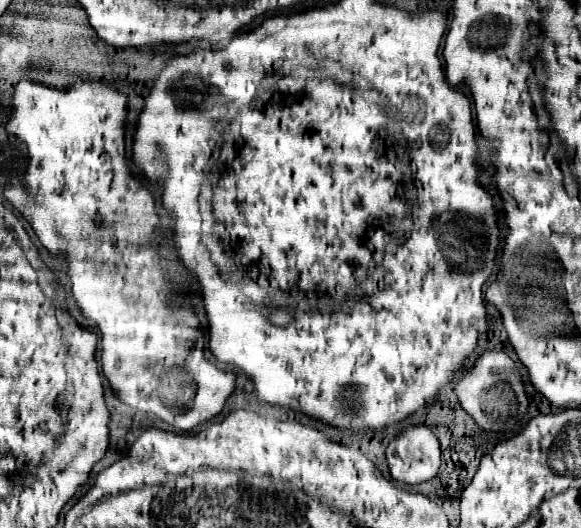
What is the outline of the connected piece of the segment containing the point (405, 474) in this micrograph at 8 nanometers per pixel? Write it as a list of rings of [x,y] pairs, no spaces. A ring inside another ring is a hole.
[[[413,426],[387,446],[387,462],[393,480],[421,484],[437,476],[441,448],[437,436],[425,426]]]

